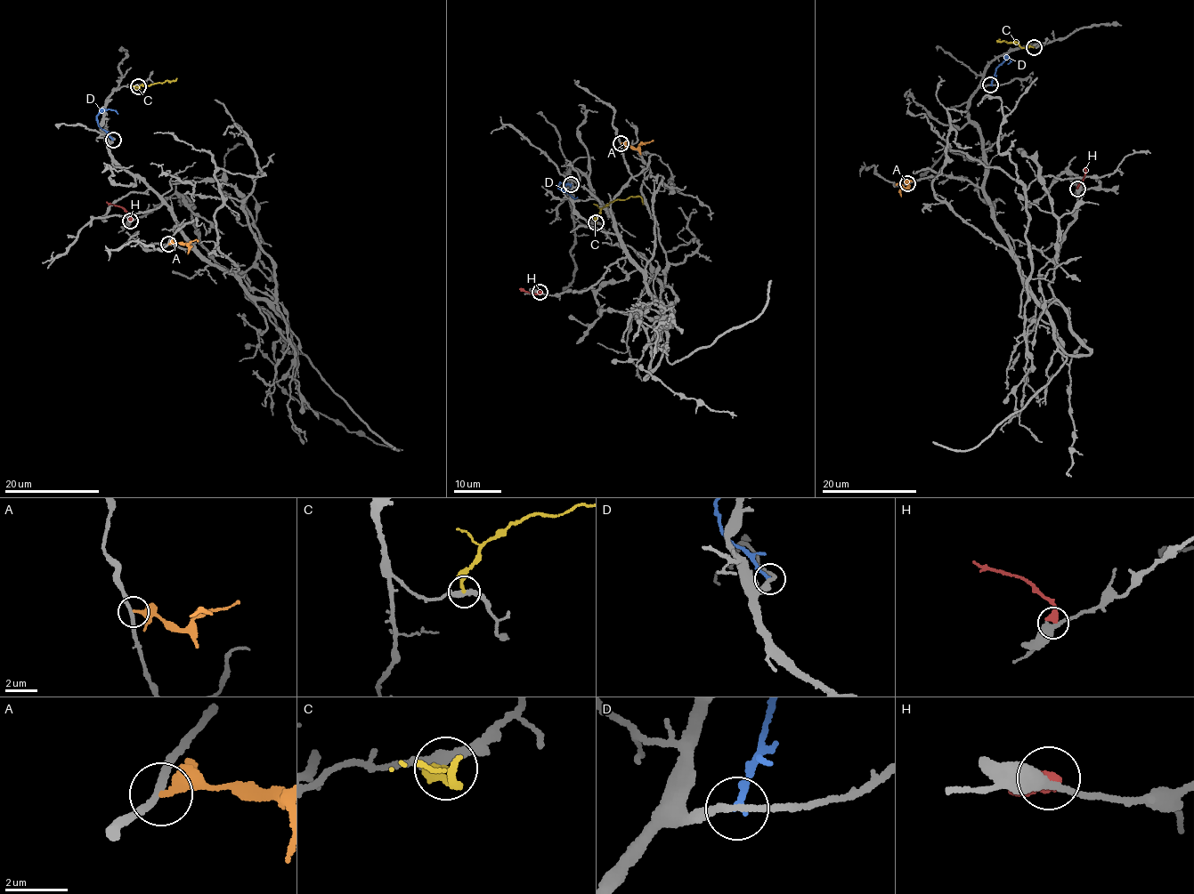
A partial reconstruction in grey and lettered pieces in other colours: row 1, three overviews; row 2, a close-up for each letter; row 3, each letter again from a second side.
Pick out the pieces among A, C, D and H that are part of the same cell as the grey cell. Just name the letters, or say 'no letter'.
no letter

